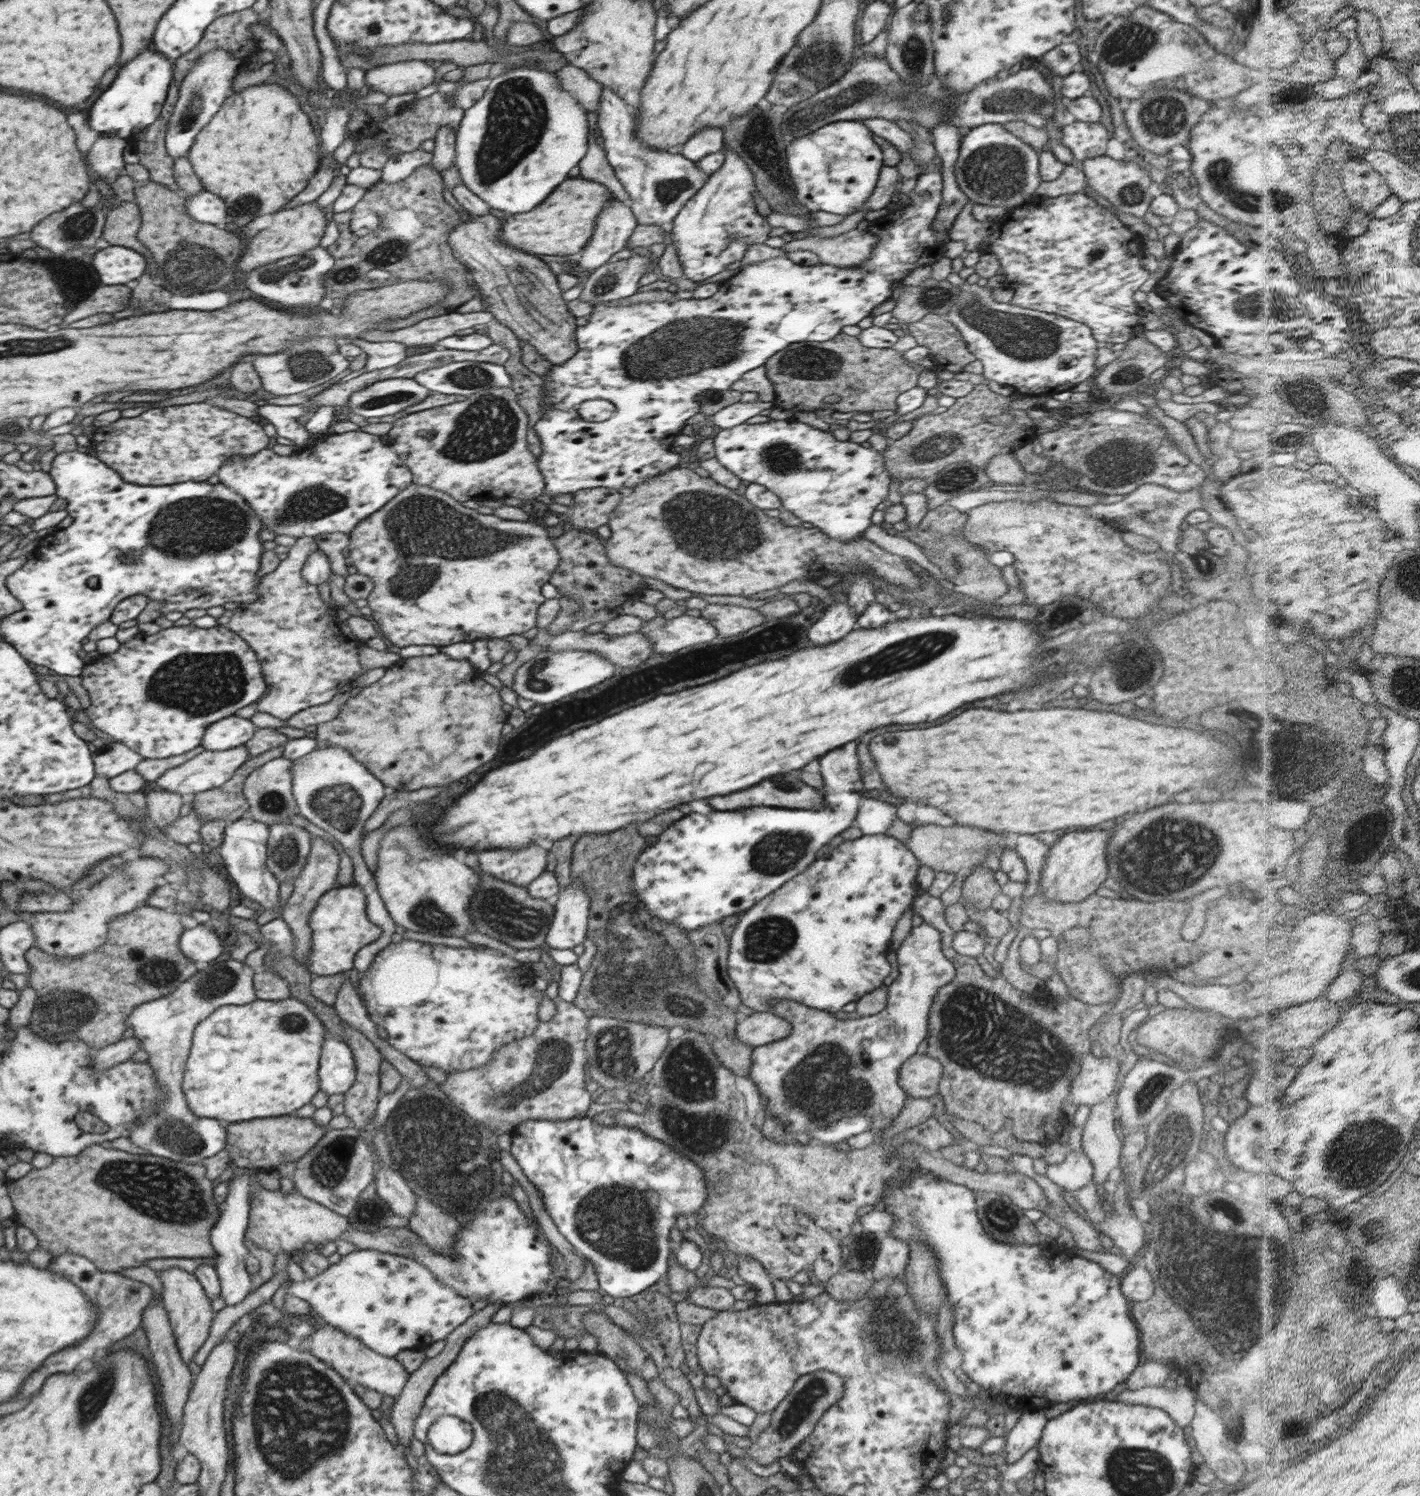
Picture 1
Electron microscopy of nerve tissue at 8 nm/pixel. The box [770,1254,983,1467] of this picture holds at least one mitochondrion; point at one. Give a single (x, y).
(895, 1332)

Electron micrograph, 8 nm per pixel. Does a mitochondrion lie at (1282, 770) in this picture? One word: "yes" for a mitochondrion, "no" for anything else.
yes

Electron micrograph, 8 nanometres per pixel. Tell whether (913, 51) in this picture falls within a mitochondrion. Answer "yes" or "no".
yes

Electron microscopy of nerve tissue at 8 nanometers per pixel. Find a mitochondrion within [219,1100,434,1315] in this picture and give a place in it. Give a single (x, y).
(327, 1168)

